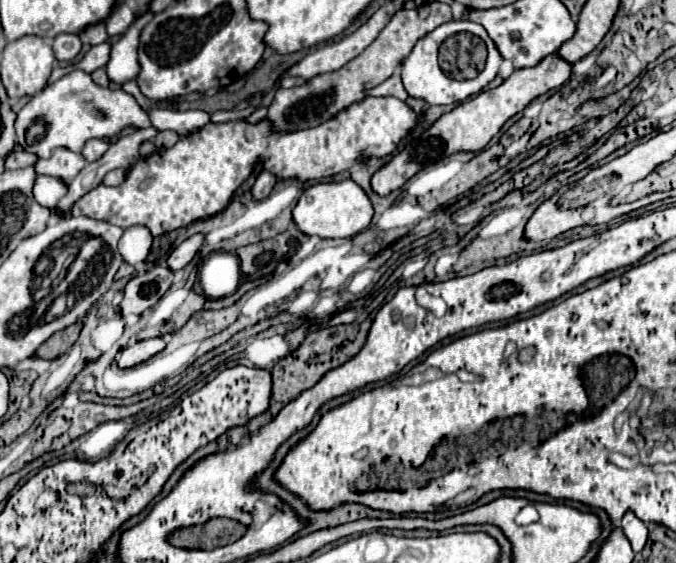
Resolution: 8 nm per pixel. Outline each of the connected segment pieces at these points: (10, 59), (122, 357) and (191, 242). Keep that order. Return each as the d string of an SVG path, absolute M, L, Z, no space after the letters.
M29 34L29 36L23 36L19 40L7 42L7 46L3 50L3 56L1 56L1 80L3 80L3 86L5 86L7 94L13 96L13 98L39 94L45 88L45 84L51 76L53 62L55 62L53 48L41 36Z
M149 338L149 340L135 342L133 346L129 346L129 348L125 348L125 350L119 352L117 364L119 364L119 368L137 366L137 364L149 360L151 356L159 354L163 348L165 348L165 340L163 338Z
M195 234L195 236L187 238L185 242L181 242L181 244L171 252L171 256L169 256L169 260L167 260L171 272L177 272L177 270L185 268L185 266L193 260L193 256L199 252L201 244L203 244L203 236L201 236L201 234Z

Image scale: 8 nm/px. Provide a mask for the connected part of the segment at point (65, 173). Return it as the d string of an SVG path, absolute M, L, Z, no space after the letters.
M57 148L51 158L39 160L35 164L37 174L47 174L47 176L61 176L65 182L71 182L77 172L85 166L85 158L79 152L71 152L67 148Z

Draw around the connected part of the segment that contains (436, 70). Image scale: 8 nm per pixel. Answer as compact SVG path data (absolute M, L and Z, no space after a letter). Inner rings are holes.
M453 20L453 22L447 22L447 24L437 26L435 30L431 30L429 34L425 34L423 38L417 40L417 44L415 44L413 50L411 50L411 54L409 54L409 56L405 58L405 62L403 62L403 72L401 72L401 76L403 76L403 86L405 86L405 90L409 92L409 96L419 98L419 100L423 100L425 104L455 104L455 102L467 100L469 96L479 94L479 92L495 78L495 74L497 74L497 70L499 70L499 64L501 64L501 54L497 52L493 40L489 38L489 34L487 34L481 24L471 22L471 20ZM461 30L467 30L467 32L471 32L471 34L477 34L479 38L483 38L483 42L485 42L487 50L489 50L489 58L486 60L485 70L483 70L477 78L473 78L473 80L461 80L461 82L459 82L459 80L447 78L447 76L441 72L441 68L439 68L439 64L437 64L437 50L439 50L439 46L443 44L443 40L445 40L447 36L457 34L457 32L461 32Z

